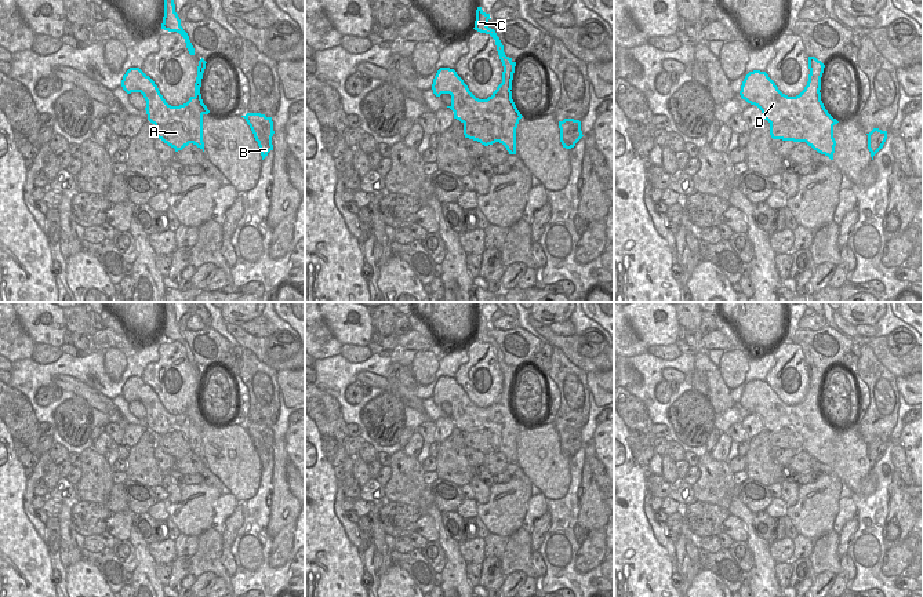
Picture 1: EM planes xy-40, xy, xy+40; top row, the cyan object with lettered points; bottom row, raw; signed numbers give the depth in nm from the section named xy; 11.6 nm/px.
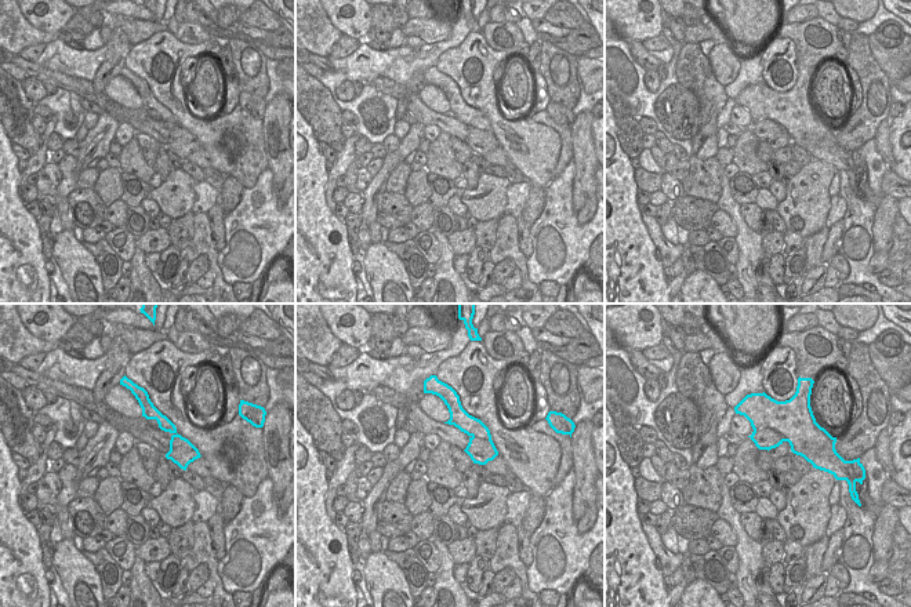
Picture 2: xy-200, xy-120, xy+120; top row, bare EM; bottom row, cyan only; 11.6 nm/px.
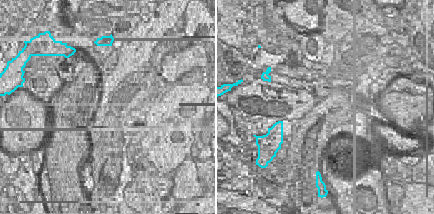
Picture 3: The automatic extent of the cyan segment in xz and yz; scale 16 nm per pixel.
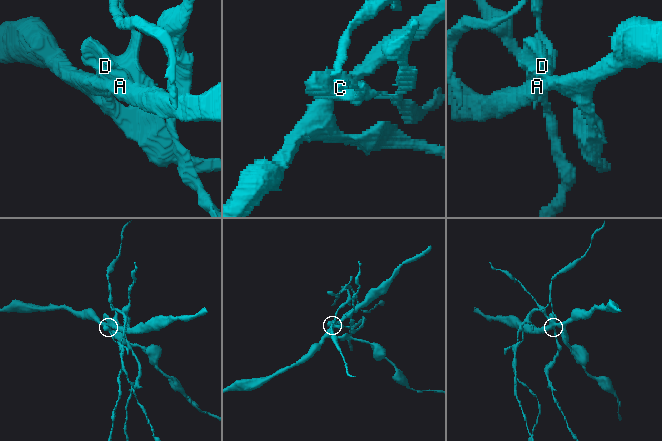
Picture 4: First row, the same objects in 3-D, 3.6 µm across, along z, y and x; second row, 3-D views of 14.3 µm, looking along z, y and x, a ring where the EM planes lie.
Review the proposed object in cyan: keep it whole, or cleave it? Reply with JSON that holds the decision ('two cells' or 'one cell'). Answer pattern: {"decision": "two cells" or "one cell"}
{"decision": "two cells"}

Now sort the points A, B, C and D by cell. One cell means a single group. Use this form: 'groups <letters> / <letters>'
groups A / B C D

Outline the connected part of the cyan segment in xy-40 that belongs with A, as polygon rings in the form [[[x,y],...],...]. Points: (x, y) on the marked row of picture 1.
[[[178,121],[155,127],[155,138],[161,139],[164,143],[174,148],[175,152],[182,150],[185,146],[192,143],[189,131],[183,123]]]

